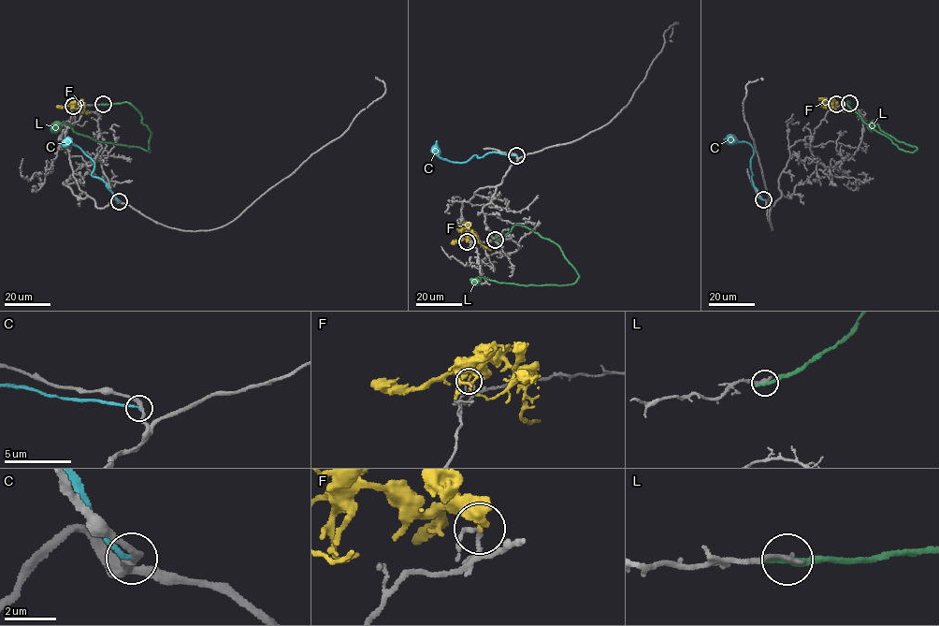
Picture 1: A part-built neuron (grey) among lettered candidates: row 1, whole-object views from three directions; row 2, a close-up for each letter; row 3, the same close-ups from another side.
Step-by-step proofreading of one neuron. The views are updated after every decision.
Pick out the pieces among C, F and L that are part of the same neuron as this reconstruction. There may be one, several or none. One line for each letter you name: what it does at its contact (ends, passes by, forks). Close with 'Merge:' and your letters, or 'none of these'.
Merge: none of these

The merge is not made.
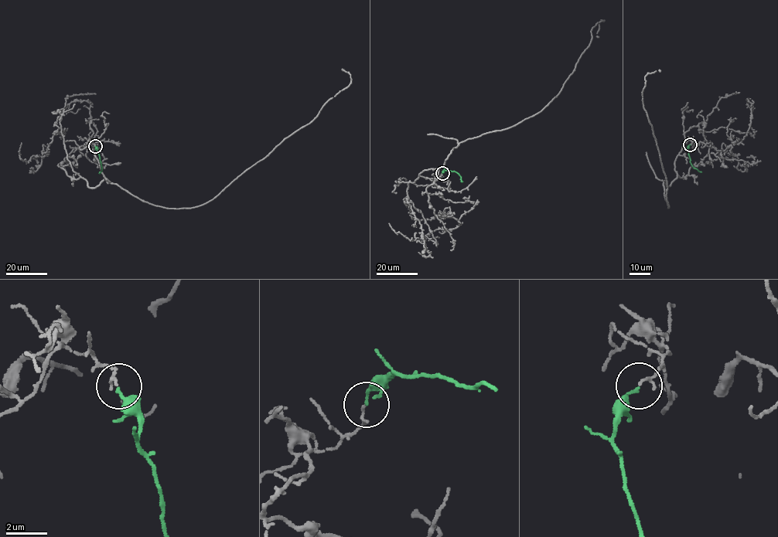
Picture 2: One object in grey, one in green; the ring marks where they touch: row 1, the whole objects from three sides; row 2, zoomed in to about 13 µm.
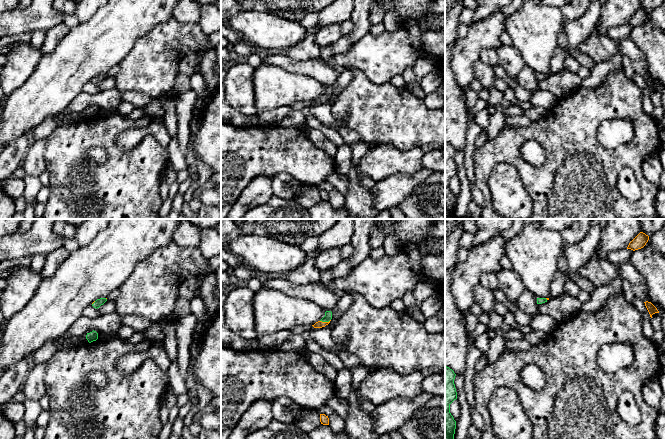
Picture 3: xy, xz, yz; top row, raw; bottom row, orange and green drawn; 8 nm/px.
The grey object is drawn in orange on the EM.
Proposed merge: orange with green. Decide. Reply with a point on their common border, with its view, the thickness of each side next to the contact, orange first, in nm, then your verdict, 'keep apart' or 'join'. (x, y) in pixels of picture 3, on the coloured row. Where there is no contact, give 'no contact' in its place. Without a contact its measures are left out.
xz (325, 322) | 60/60 nm | join

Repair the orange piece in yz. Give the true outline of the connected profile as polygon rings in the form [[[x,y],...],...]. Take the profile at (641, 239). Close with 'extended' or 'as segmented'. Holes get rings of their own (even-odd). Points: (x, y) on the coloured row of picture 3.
[[[640,232],[628,245],[627,249],[633,251],[643,248],[649,240],[649,236]]] | as segmented

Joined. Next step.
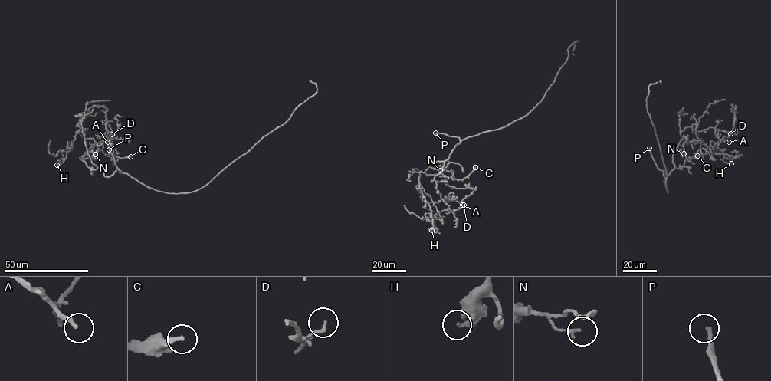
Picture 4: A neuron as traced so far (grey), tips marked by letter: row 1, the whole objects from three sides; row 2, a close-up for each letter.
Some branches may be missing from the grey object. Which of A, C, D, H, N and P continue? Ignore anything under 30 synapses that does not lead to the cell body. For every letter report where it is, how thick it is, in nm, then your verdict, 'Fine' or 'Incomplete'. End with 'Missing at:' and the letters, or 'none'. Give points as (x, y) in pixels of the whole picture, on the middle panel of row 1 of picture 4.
A: Place: (462, 205). Thickness 200 nm. Incomplete
C: Place: (475, 167). Thickness 170 nm. Fine
D: Place: (464, 205). Thickness 150 nm. Fine
H: Place: (431, 230). Thickness 360 nm. Fine
N: Place: (440, 170). Thickness 160 nm. Fine
P: Place: (435, 133). Thickness 240 nm. Incomplete
Missing at: A, P

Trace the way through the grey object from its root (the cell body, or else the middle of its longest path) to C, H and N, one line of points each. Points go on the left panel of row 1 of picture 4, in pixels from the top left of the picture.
C: (152, 188), (117, 169), (105, 176), (91, 162), (84, 139), (106, 141), (111, 155), (130, 156)
H: (152, 188), (117, 169), (109, 176), (105, 175), (91, 162), (81, 128), (65, 159), (57, 165)
N: (152, 188), (117, 169), (109, 176), (105, 176), (92, 163), (87, 152), (95, 154)

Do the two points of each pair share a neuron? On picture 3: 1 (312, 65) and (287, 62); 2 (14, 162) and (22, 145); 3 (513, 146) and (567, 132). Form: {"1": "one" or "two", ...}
{"1": "one", "2": "one", "3": "one"}

